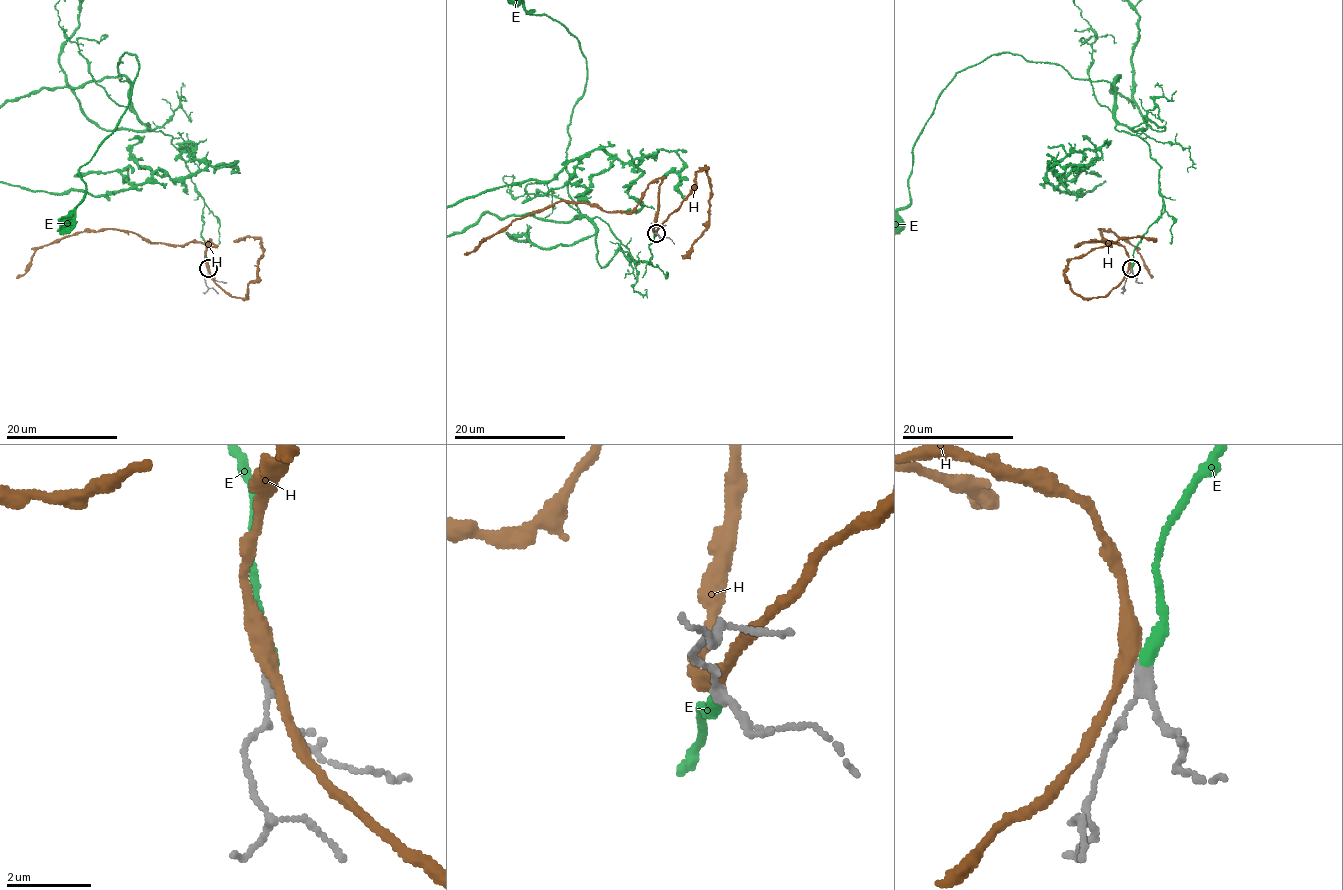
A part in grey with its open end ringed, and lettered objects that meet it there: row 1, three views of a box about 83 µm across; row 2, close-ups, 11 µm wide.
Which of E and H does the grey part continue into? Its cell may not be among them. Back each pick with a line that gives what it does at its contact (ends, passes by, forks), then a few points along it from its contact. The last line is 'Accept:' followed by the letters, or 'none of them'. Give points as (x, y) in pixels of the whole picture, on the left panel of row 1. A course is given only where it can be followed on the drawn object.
E: it ends there; it runs (208, 268), (204, 197), (120, 80), (133, 54), (127, 108), (80, 168), (66, 224)
Accept: E

